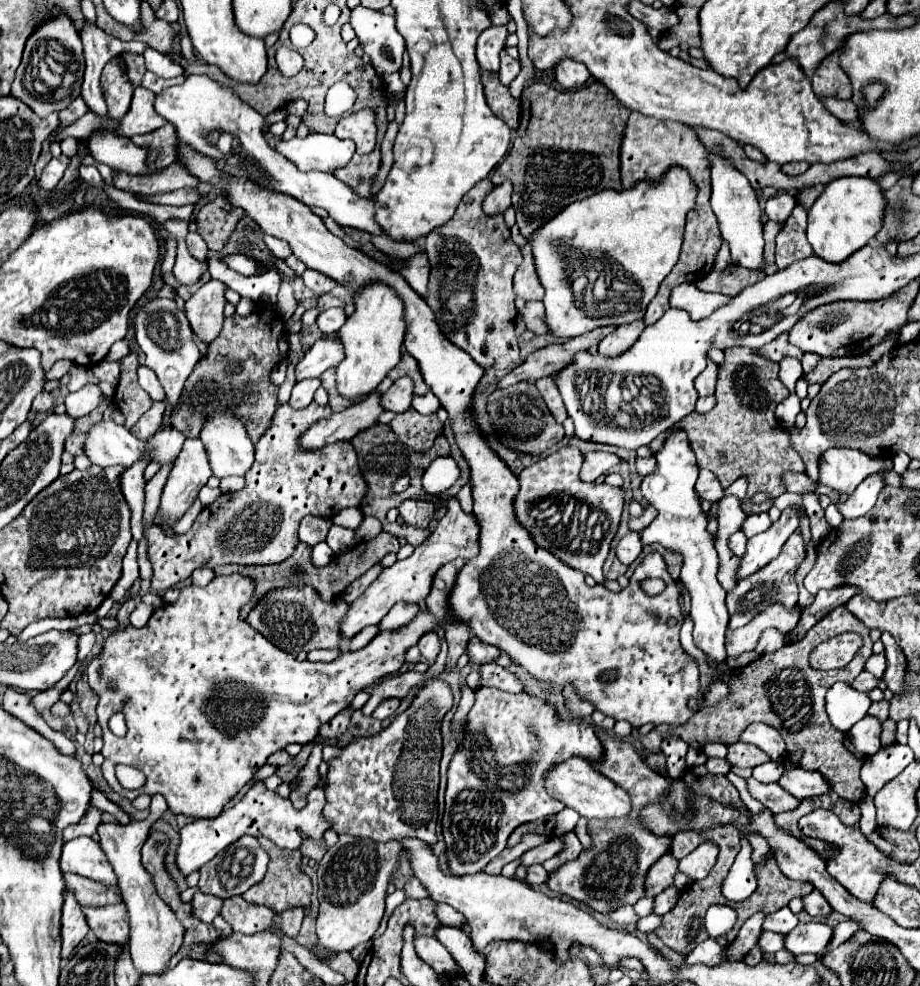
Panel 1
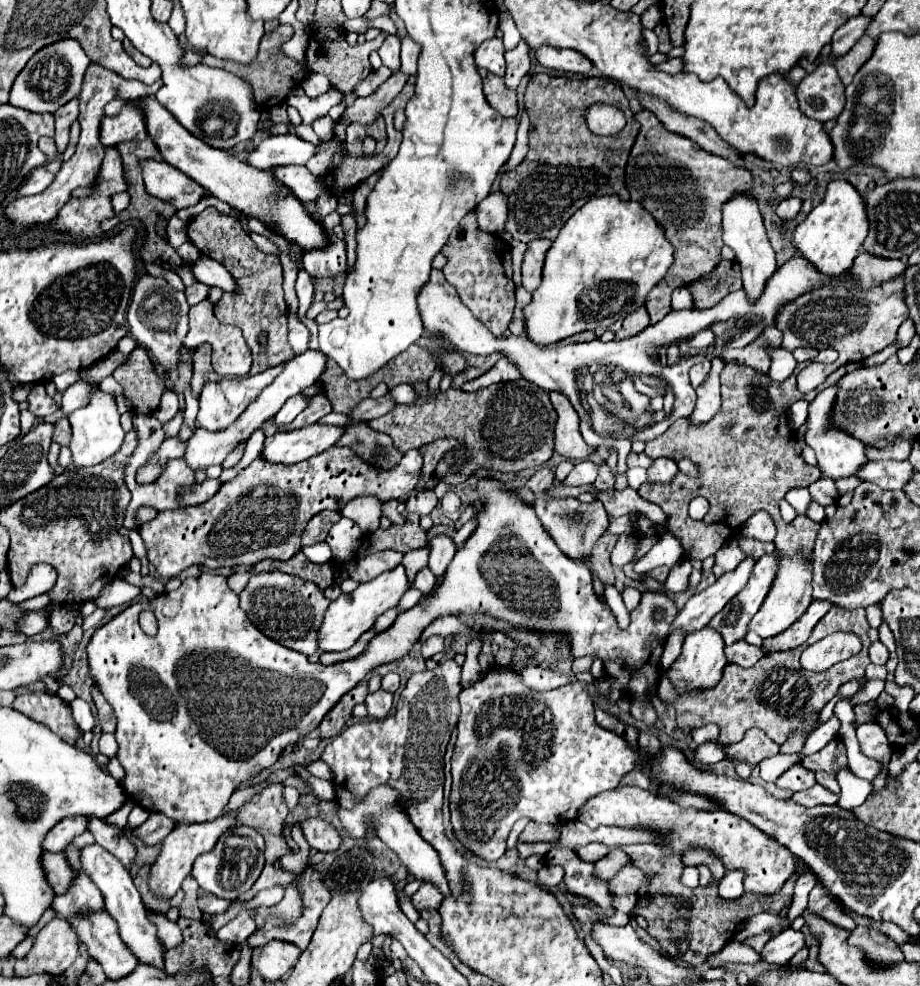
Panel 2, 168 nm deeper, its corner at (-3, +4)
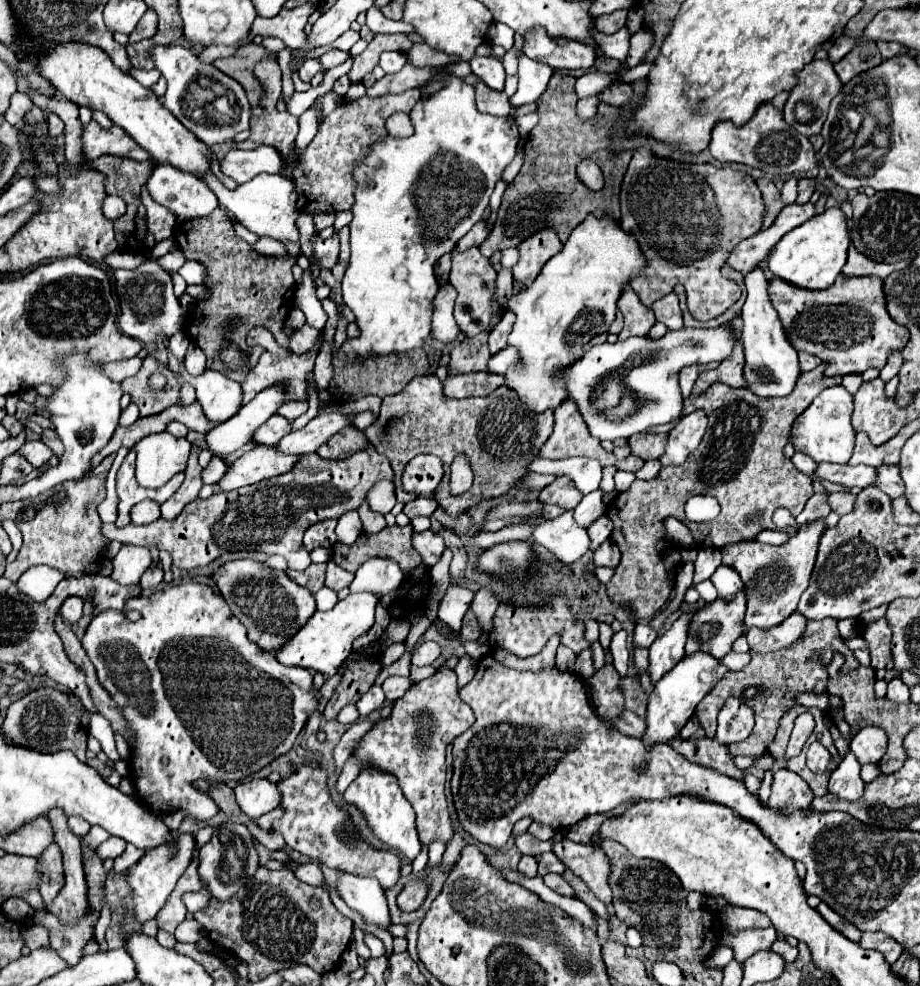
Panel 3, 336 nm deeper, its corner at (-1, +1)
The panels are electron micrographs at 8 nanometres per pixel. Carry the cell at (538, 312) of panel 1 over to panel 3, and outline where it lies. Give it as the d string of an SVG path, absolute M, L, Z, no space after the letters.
M510 310L510 312L504 314L504 318L498 322L498 326L488 336L488 350L490 350L490 354L496 354L498 350L506 348L506 340L508 340L508 334L512 330L512 324L514 324L514 312Z

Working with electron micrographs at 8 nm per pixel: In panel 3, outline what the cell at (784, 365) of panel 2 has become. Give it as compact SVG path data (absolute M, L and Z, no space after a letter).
M760 268L746 274L747 297L744 308L742 308L744 330L742 330L740 340L744 344L746 388L752 390L754 394L758 394L760 398L774 398L774 396L788 396L794 390L796 380L800 378L802 370L798 364L798 354L796 354L794 346L790 346L790 340L784 334L778 314L770 304L766 284L768 282L764 280L764 274Z

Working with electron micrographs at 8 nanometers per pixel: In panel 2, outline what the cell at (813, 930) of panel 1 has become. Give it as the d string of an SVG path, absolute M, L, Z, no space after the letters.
M792 927L784 929L780 935L774 935L762 949L762 959L770 965L786 965L800 949L806 947L806 935L802 931L794 931Z

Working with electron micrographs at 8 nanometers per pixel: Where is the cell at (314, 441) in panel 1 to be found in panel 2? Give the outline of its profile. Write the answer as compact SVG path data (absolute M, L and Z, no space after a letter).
M314 423L302 429L276 433L264 441L264 457L272 463L298 463L338 443L344 427Z

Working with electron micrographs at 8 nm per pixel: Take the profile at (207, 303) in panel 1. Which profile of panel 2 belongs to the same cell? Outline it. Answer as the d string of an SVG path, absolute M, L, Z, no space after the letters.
M204 299L198 305L190 307L190 331L184 339L184 345L190 349L196 349L202 343L212 345L212 367L220 377L244 377L248 375L252 365L252 353L246 345L246 341L239 328L224 325L214 315L214 303Z

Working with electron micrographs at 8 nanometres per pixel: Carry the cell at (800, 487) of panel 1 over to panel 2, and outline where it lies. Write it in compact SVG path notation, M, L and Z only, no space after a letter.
M820 477L820 479L818 479L816 483L812 483L808 489L810 489L812 499L814 499L816 503L820 503L822 507L826 507L826 505L830 505L830 503L836 503L836 499L838 499L836 485L834 485L834 481L828 479L828 477Z

